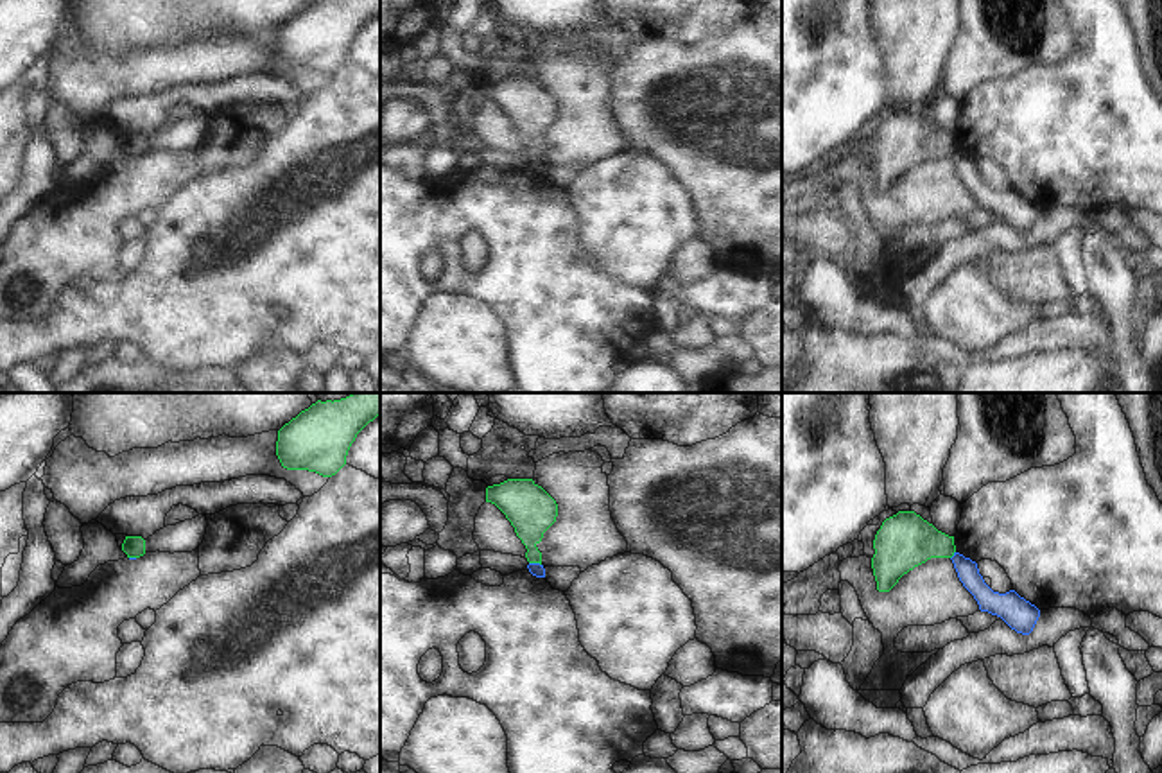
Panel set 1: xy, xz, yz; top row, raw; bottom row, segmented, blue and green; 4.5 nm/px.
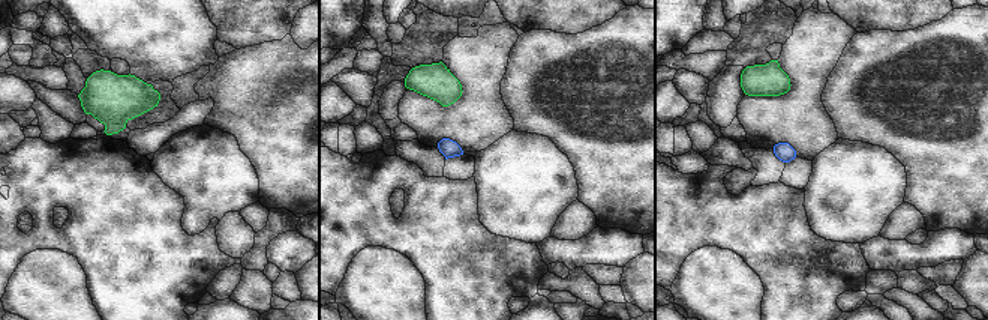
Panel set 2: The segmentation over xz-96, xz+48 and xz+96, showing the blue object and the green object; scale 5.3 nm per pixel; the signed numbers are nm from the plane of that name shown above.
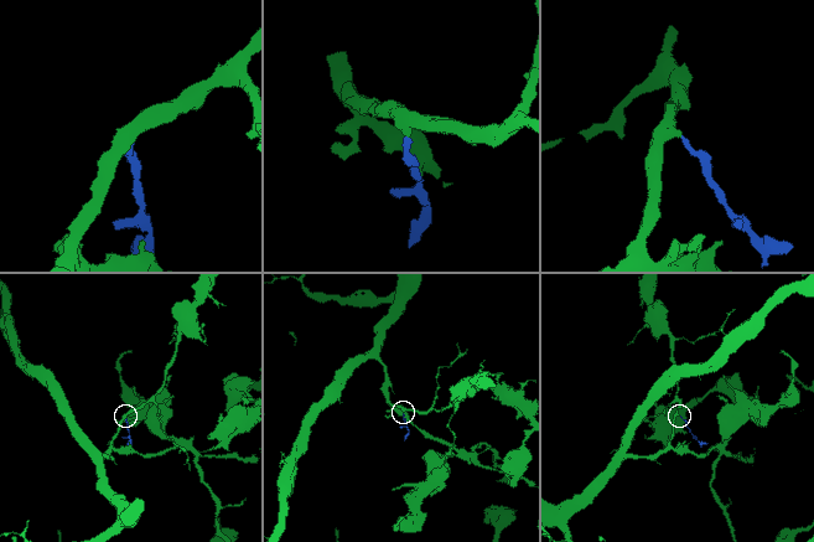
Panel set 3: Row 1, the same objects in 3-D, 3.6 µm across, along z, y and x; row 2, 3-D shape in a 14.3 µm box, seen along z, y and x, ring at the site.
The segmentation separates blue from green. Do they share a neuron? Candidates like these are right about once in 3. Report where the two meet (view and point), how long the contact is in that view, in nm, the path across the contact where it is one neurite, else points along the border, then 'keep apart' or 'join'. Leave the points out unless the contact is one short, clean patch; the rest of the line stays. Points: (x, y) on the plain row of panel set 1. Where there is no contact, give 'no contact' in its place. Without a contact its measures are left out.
xz (535, 162) | 60 nm | along xz (529, 160), (540, 164) | keep apart

